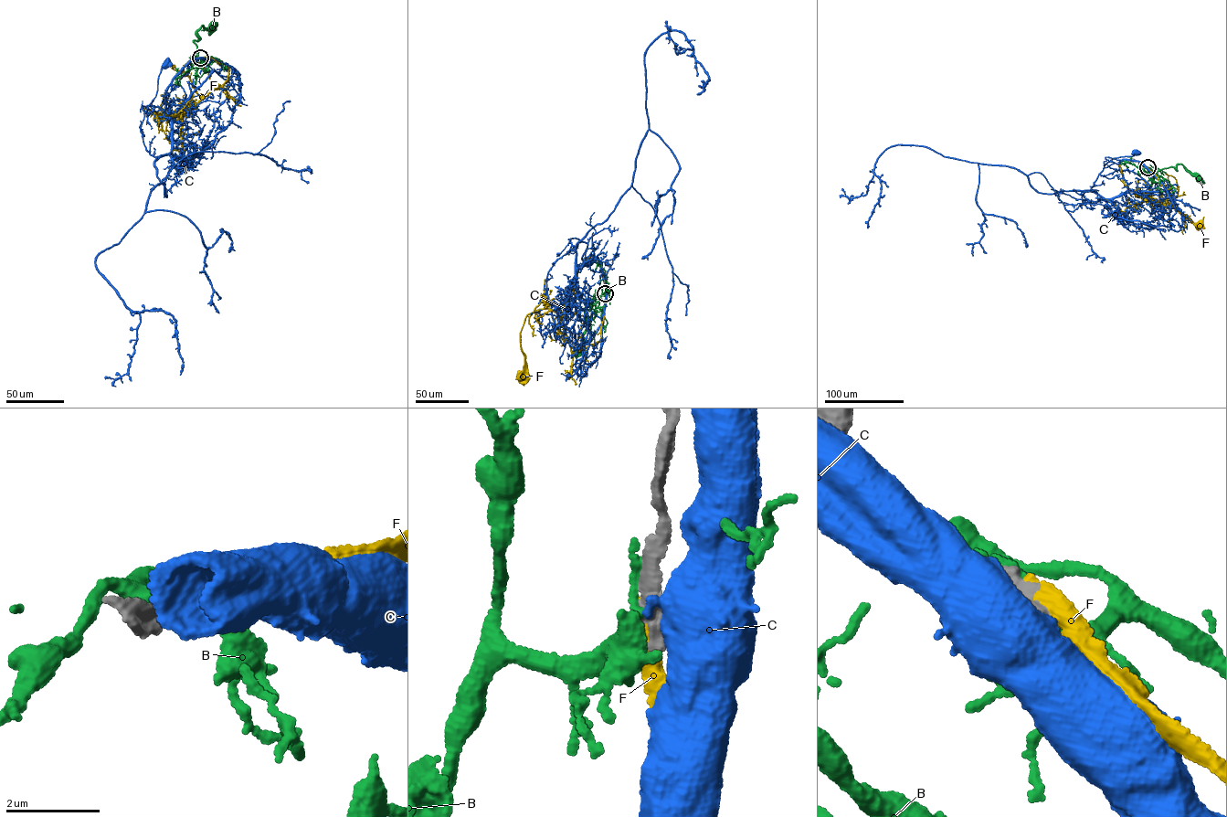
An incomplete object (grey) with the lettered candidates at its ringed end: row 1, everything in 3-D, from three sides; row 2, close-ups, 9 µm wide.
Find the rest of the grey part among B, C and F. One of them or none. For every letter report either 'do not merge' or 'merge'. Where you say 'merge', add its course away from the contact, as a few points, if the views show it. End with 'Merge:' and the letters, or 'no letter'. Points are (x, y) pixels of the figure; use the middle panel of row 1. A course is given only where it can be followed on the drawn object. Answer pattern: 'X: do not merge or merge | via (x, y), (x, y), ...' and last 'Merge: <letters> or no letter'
B: do not merge
C: do not merge
F: merge | via (605, 293), (600, 338), (576, 352), (556, 312), (544, 308), (526, 315), (520, 375)
Merge: F

